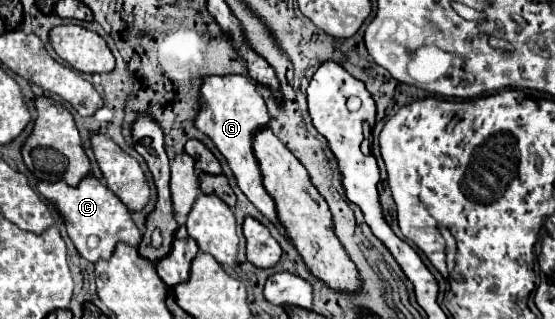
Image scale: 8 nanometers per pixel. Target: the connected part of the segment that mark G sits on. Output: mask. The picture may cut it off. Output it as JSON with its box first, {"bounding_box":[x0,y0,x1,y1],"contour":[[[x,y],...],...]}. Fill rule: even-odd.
{"bounding_box":[194,75,286,235],"contour":[[[208,75],[208,77],[202,79],[198,105],[200,105],[200,109],[198,109],[196,119],[194,119],[196,129],[200,129],[204,135],[208,135],[214,141],[218,151],[228,161],[228,167],[232,169],[242,193],[256,205],[256,209],[260,213],[264,213],[278,227],[278,231],[282,235],[286,235],[284,229],[278,225],[274,201],[270,199],[270,195],[266,193],[266,189],[262,185],[262,175],[260,175],[260,169],[258,169],[258,161],[254,163],[252,135],[260,127],[268,125],[268,121],[270,121],[264,99],[260,97],[256,85],[246,75],[222,75],[222,77],[220,75]]]}

